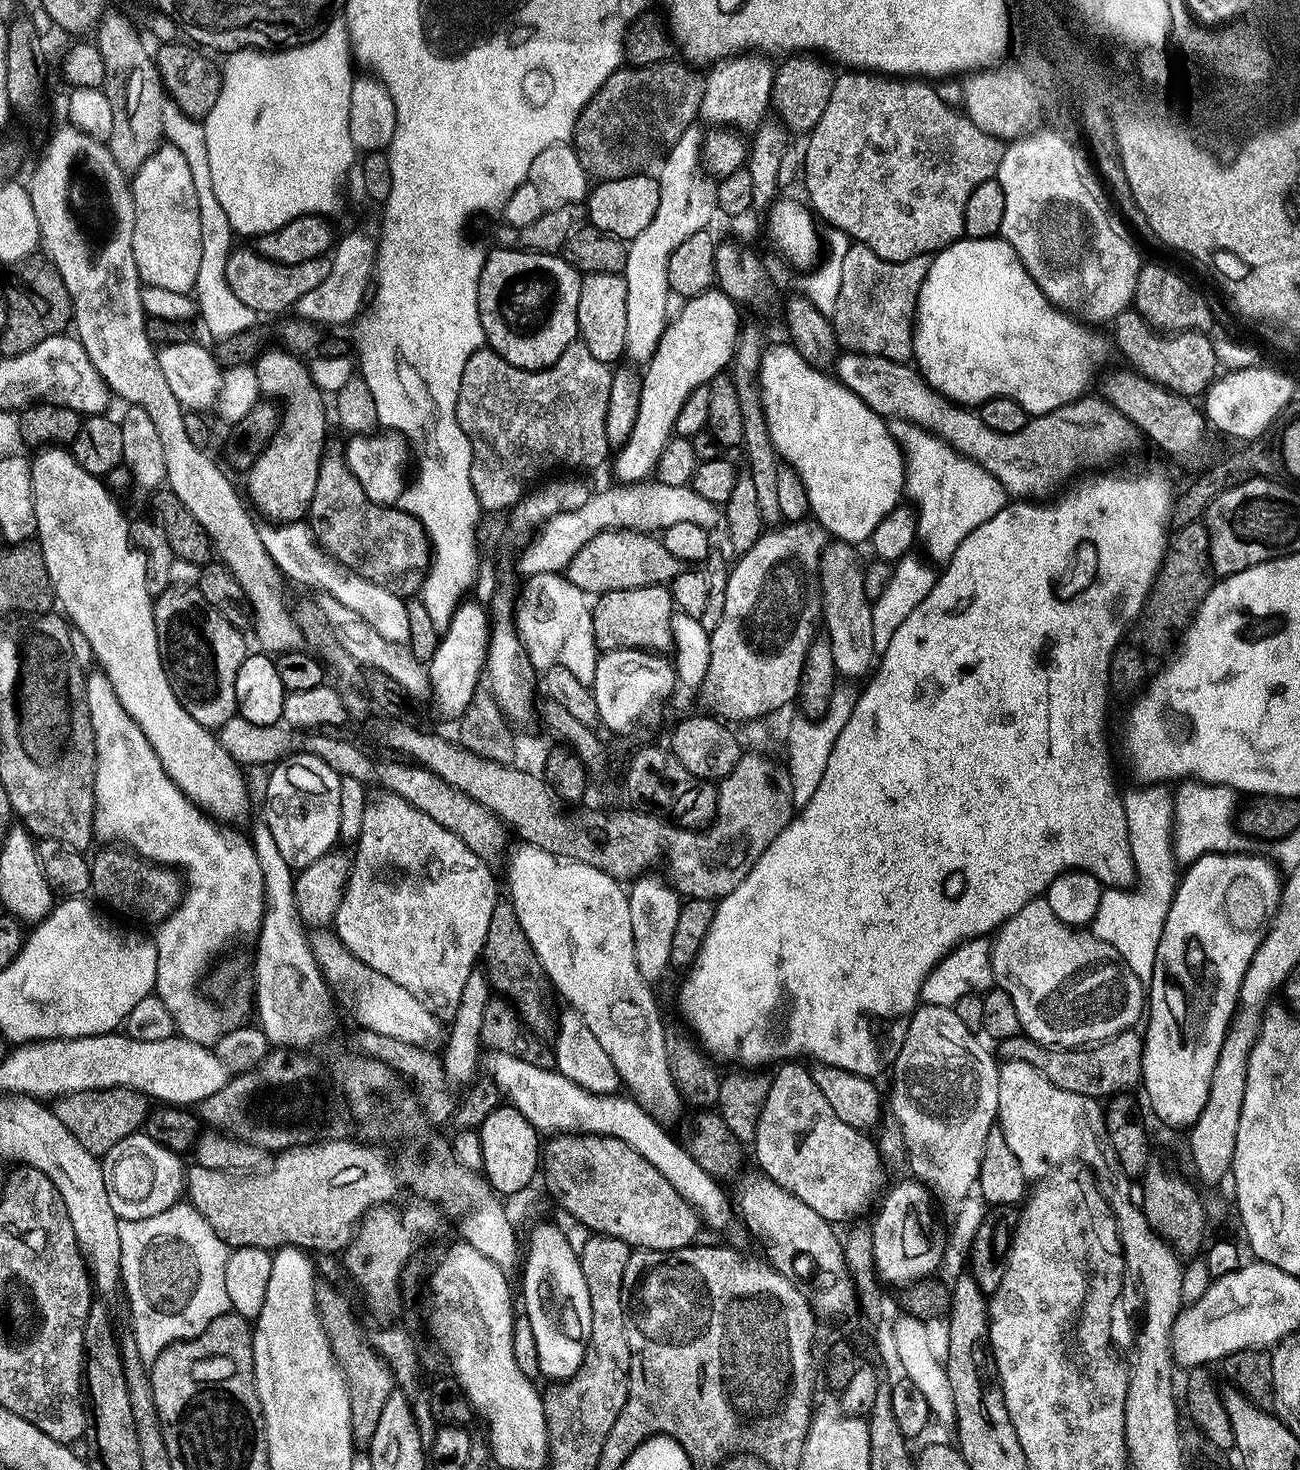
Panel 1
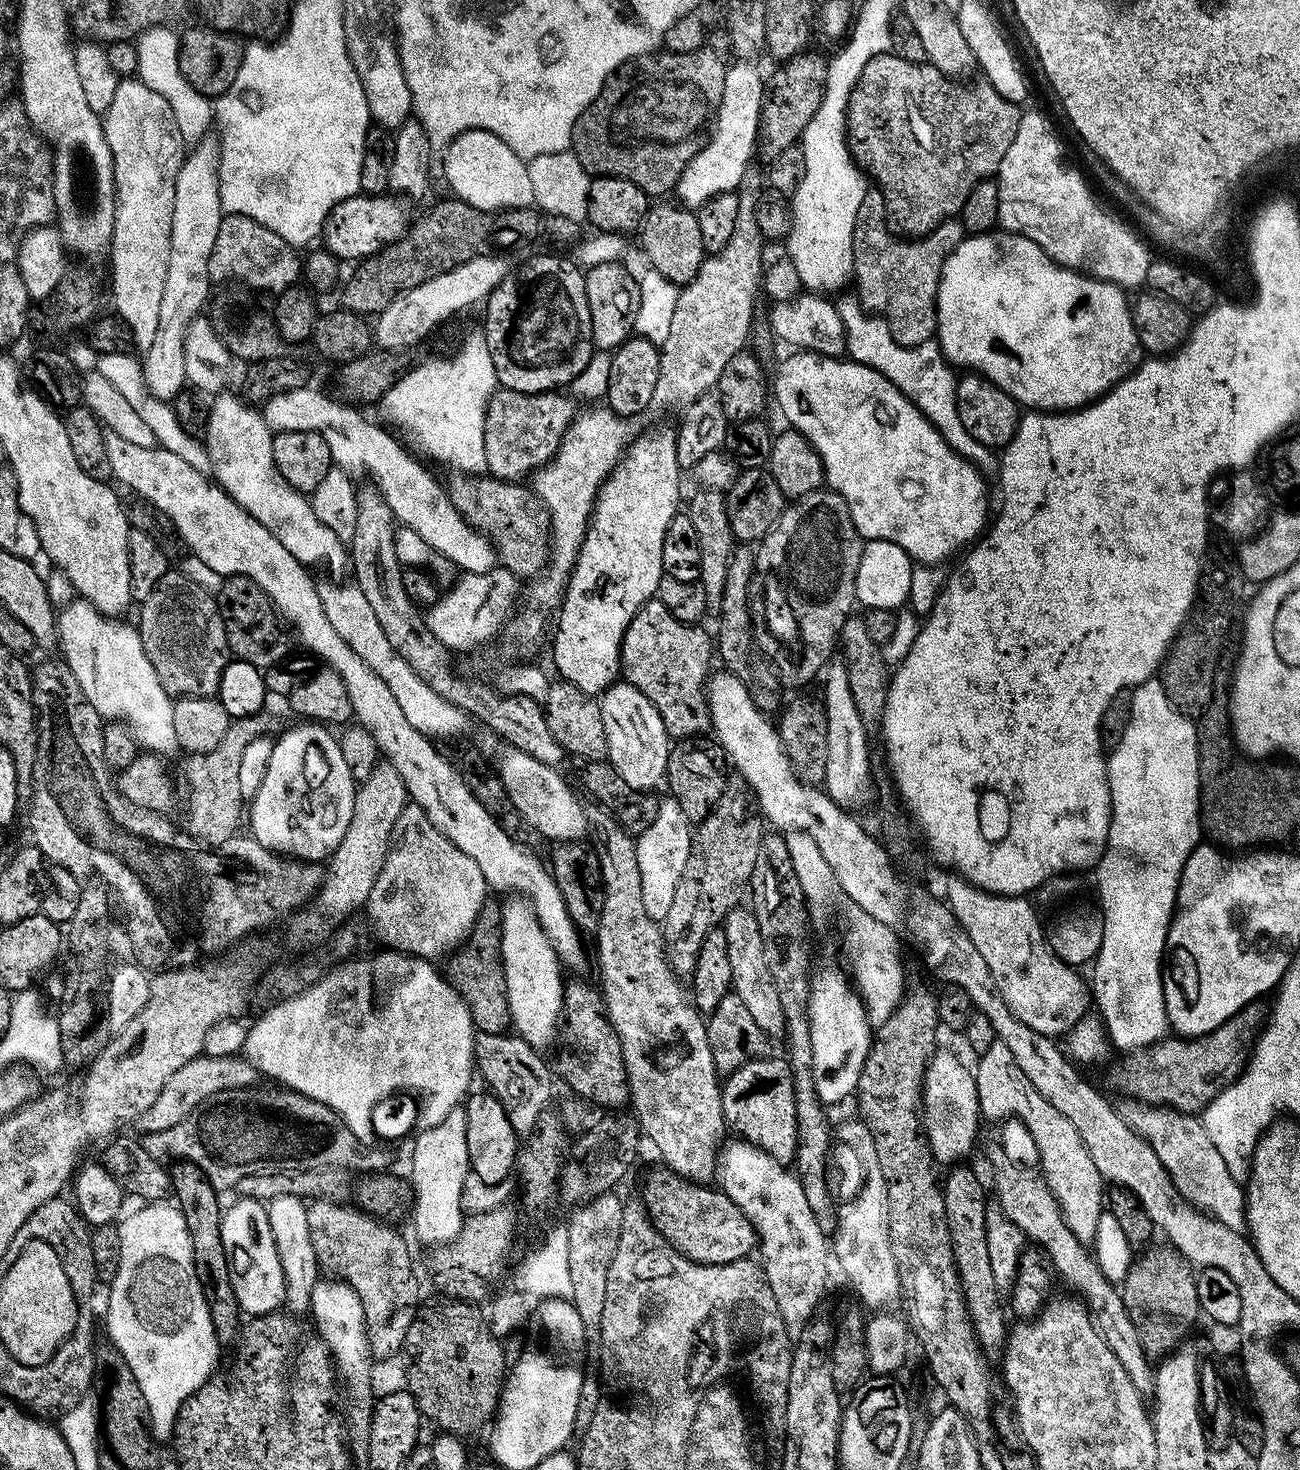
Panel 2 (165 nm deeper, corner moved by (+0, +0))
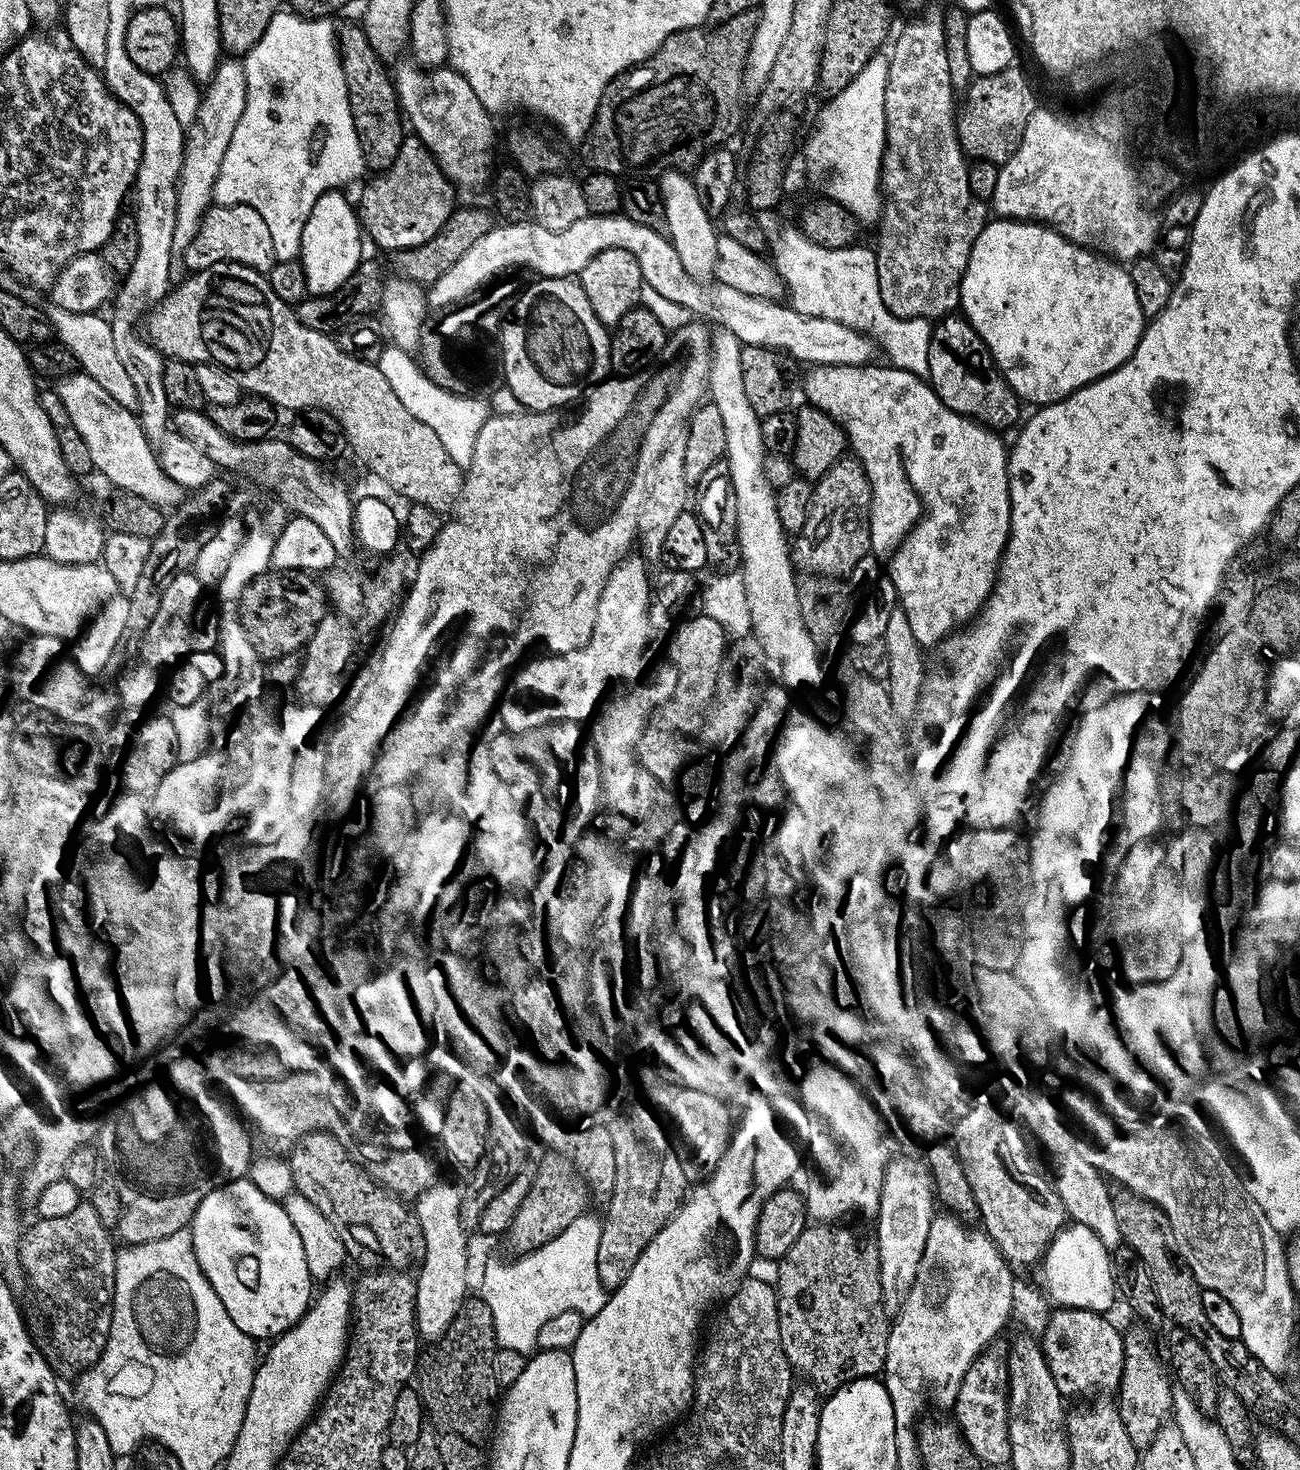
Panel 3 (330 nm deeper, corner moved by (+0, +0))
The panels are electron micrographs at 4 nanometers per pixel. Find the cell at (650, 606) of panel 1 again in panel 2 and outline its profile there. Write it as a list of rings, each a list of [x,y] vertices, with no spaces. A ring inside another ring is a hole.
[[[653,598],[640,607],[638,614],[634,614],[620,643],[623,679],[649,699],[661,715],[669,737],[676,742],[691,741],[694,738],[691,736],[700,736],[710,728],[704,686],[706,673],[713,667],[714,640],[702,629],[678,622],[660,600]]]

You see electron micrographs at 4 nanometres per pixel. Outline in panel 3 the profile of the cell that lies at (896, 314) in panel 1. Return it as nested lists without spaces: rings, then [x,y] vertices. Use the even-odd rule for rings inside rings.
[[[939,19],[936,20],[916,20],[913,24],[908,24],[900,32],[900,37],[896,40],[896,45],[893,46],[892,52],[888,56],[888,77],[886,78],[886,94],[884,95],[884,117],[886,118],[886,130],[884,131],[884,157],[880,163],[880,187],[882,189],[882,215],[878,221],[878,229],[880,228],[880,241],[874,244],[874,251],[876,253],[876,265],[878,266],[878,290],[882,294],[882,302],[886,306],[886,310],[890,310],[890,314],[894,314],[899,320],[926,320],[929,322],[938,322],[943,316],[953,315],[960,307],[962,299],[962,285],[964,283],[964,271],[970,262],[970,250],[974,250],[974,244],[982,234],[982,230],[987,228],[990,219],[990,208],[987,203],[978,198],[974,198],[974,194],[970,192],[970,182],[968,181],[968,165],[969,161],[966,159],[966,153],[960,147],[960,138],[956,135],[956,118],[957,113],[954,111],[954,104],[952,108],[952,96],[954,96],[954,89],[951,86],[950,67],[947,61],[946,42],[944,41],[944,26]]]

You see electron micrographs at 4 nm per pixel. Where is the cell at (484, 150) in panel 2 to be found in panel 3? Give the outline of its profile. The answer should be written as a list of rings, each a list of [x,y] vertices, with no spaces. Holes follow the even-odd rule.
[[[410,60],[394,70],[396,97],[409,127],[427,146],[445,176],[461,189],[472,188],[493,175],[492,147],[496,144],[493,113],[478,102],[470,82],[450,66],[426,71]]]

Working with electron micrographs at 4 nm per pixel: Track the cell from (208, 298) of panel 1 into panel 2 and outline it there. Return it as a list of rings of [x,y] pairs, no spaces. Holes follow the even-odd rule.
[[[165,24],[152,26],[139,34],[135,41],[138,50],[136,76],[150,90],[157,91],[162,98],[166,98],[166,102],[170,102],[170,108],[174,112],[174,118],[178,122],[178,130],[181,131],[182,138],[185,143],[194,144],[209,131],[214,118],[214,110],[209,97],[194,90],[182,74],[178,66],[180,35],[172,29],[174,28],[171,25]]]

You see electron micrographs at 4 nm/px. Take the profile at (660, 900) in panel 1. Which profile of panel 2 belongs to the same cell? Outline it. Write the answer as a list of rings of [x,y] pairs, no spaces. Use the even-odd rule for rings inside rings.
[[[671,796],[665,798],[657,803],[656,813],[650,826],[635,839],[635,853],[641,875],[642,906],[645,907],[646,914],[657,922],[662,922],[667,910],[670,910],[678,878],[681,877],[682,869],[686,866],[689,848],[692,845],[690,821],[676,799]]]

